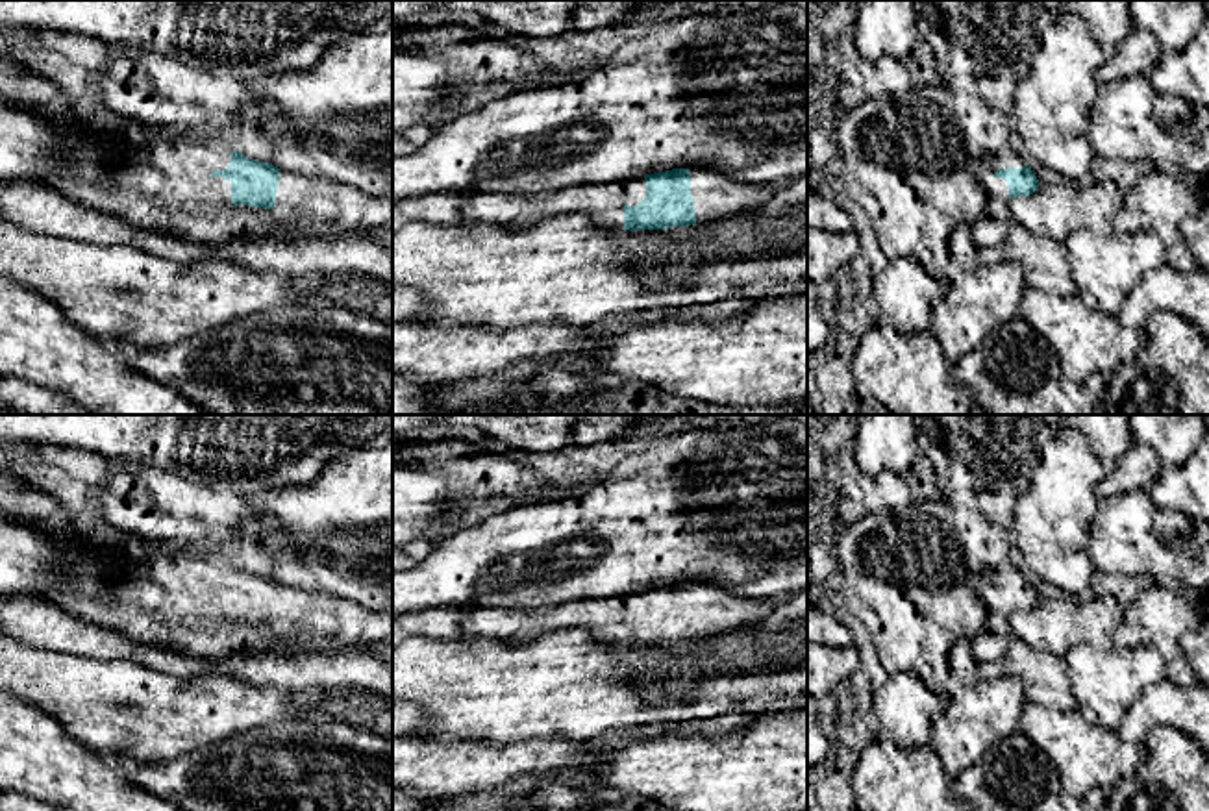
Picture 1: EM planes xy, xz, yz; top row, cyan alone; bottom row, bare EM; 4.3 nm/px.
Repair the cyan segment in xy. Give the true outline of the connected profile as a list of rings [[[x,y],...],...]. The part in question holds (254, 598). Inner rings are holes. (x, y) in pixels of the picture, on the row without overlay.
[[[0,468],[0,517],[44,531],[63,548],[115,550],[130,563],[130,574],[113,598],[78,598],[70,593],[48,596],[83,622],[106,628],[139,643],[165,644],[174,650],[220,657],[235,650],[283,652],[363,652],[393,641],[393,609],[367,609],[352,600],[280,585],[272,578],[248,574],[206,552],[178,550],[143,543],[137,535],[124,541],[100,541],[93,530],[107,526],[100,515],[70,511],[52,496]]]

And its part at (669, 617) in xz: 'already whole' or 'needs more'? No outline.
needs more

